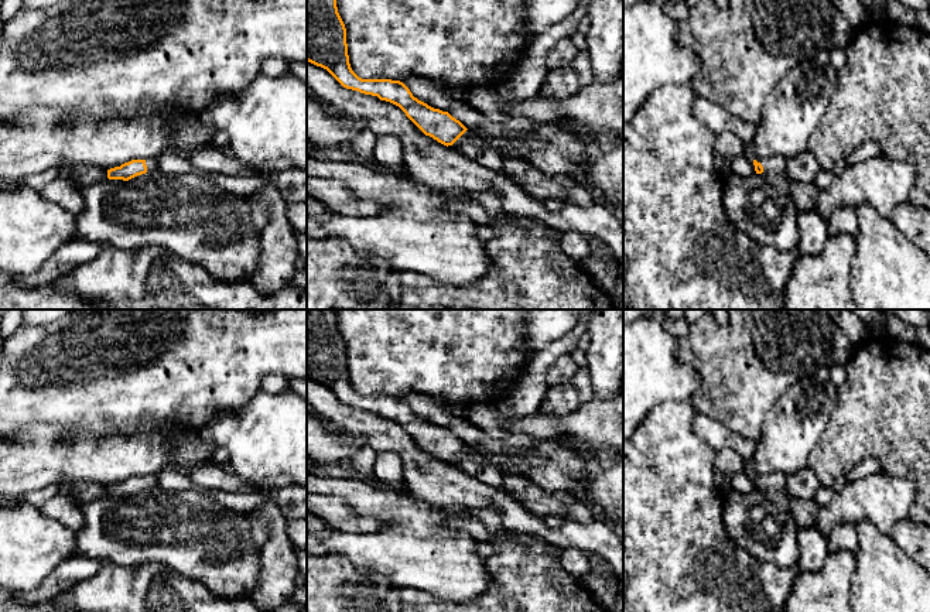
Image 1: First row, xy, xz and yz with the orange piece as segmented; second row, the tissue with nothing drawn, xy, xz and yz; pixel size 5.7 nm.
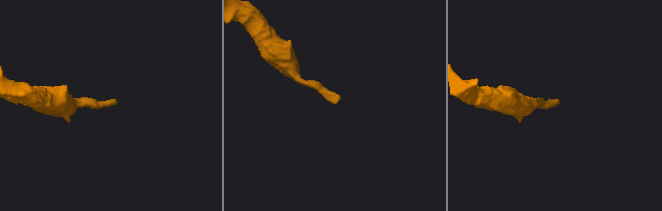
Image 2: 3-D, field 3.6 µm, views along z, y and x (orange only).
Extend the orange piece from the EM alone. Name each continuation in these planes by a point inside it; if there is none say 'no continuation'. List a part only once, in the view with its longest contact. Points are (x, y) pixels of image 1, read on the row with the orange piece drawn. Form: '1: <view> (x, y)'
1: yz (770, 164)

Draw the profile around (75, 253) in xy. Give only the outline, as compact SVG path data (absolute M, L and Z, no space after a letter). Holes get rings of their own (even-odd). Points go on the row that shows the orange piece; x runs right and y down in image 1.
M73 239L55 250L35 273L14 276L14 284L20 288L49 286L73 269L96 259L102 249L99 243Z

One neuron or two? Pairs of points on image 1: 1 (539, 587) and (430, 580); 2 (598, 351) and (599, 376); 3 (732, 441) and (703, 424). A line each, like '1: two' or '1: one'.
1: two
2: one
3: one

